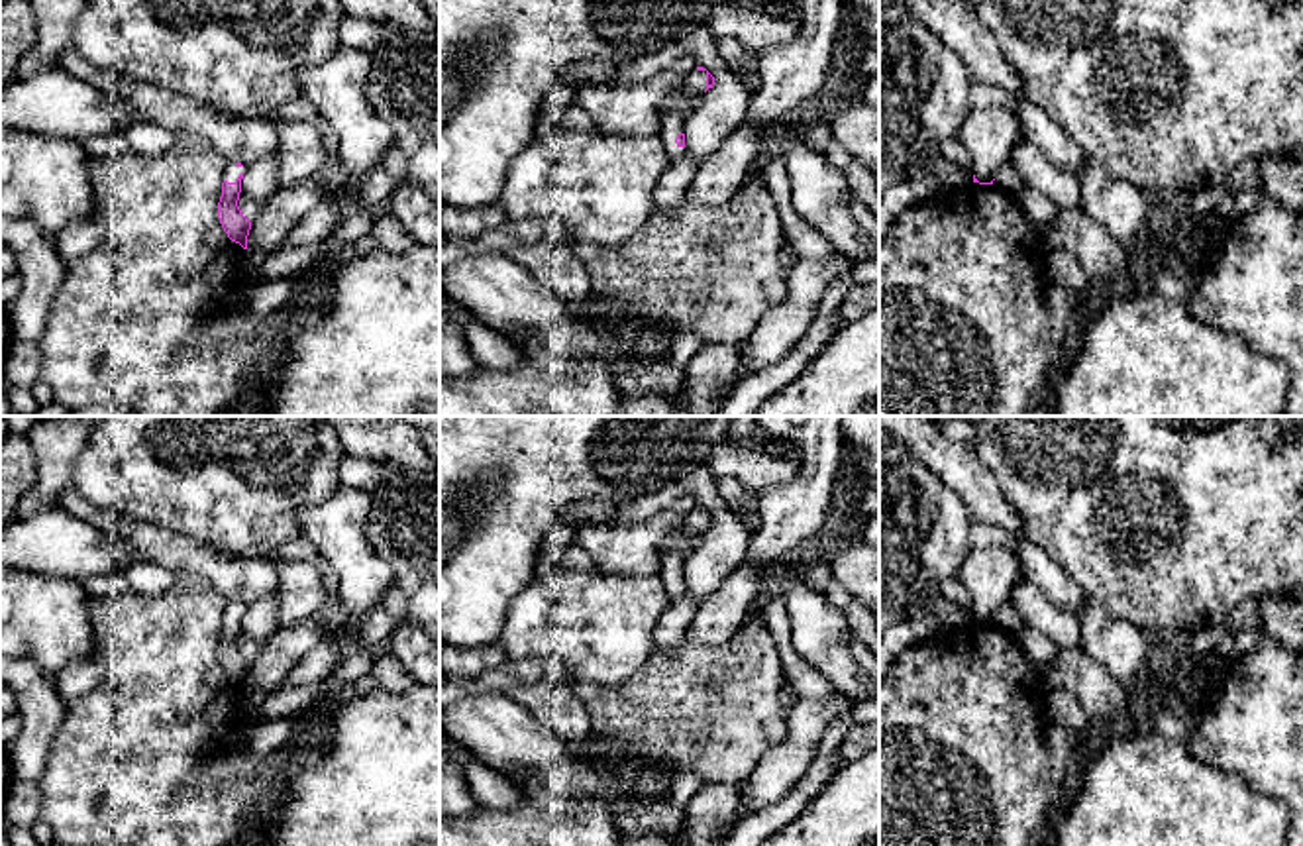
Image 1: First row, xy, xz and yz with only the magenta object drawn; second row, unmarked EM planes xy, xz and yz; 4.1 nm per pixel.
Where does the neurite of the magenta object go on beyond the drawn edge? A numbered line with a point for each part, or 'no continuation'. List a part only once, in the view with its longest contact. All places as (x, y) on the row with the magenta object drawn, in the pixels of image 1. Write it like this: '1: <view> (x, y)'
1: xz (693, 85)

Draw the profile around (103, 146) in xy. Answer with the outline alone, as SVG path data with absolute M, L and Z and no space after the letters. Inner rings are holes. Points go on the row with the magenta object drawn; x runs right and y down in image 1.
M98 133L78 143L92 159L108 159L128 149L120 133Z

